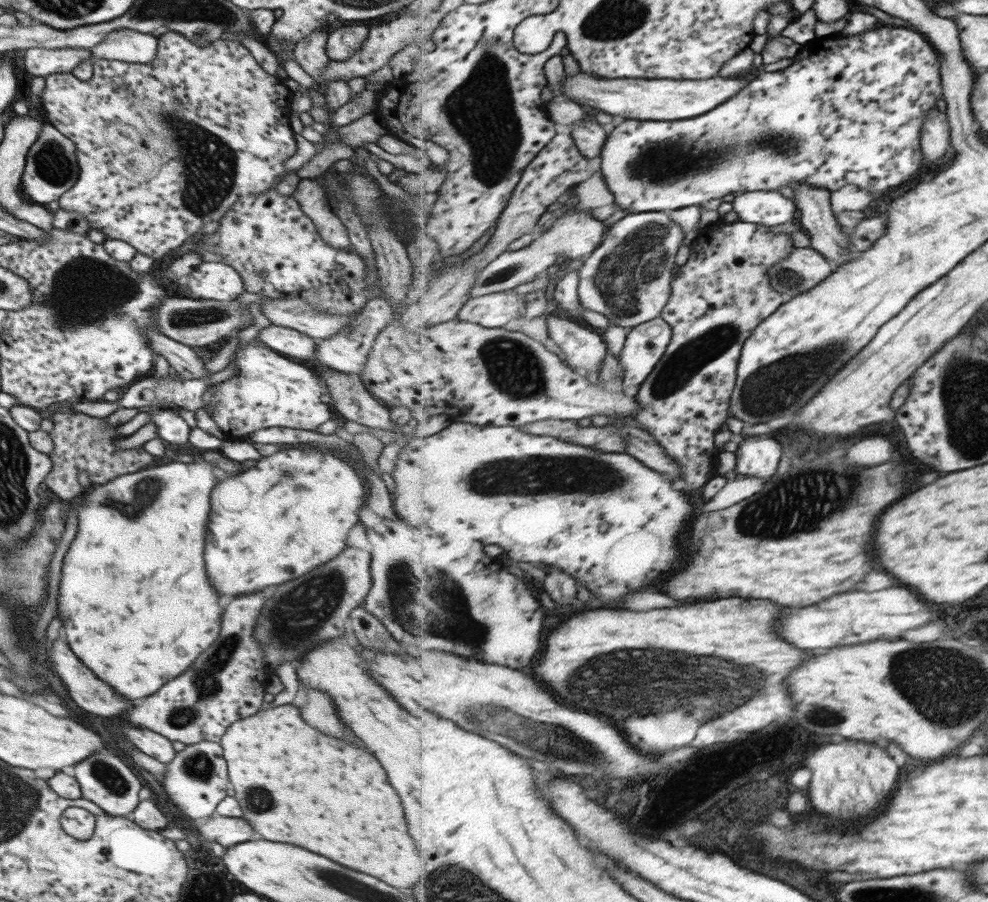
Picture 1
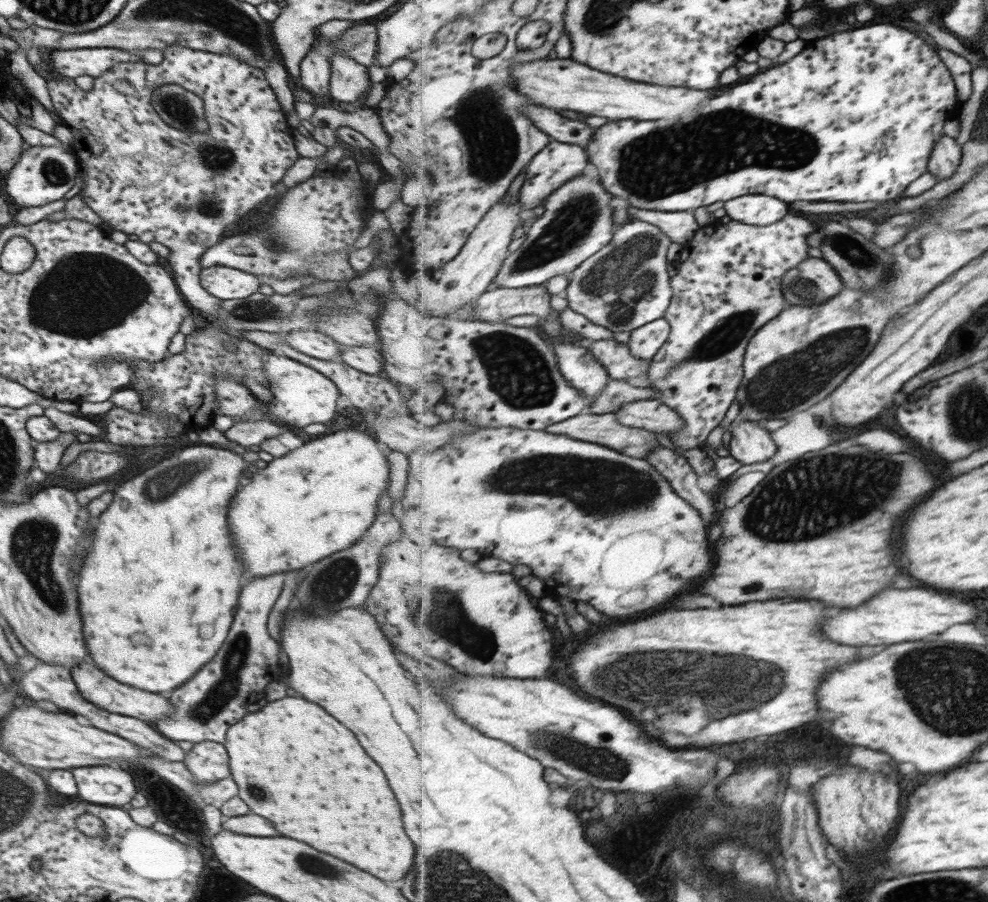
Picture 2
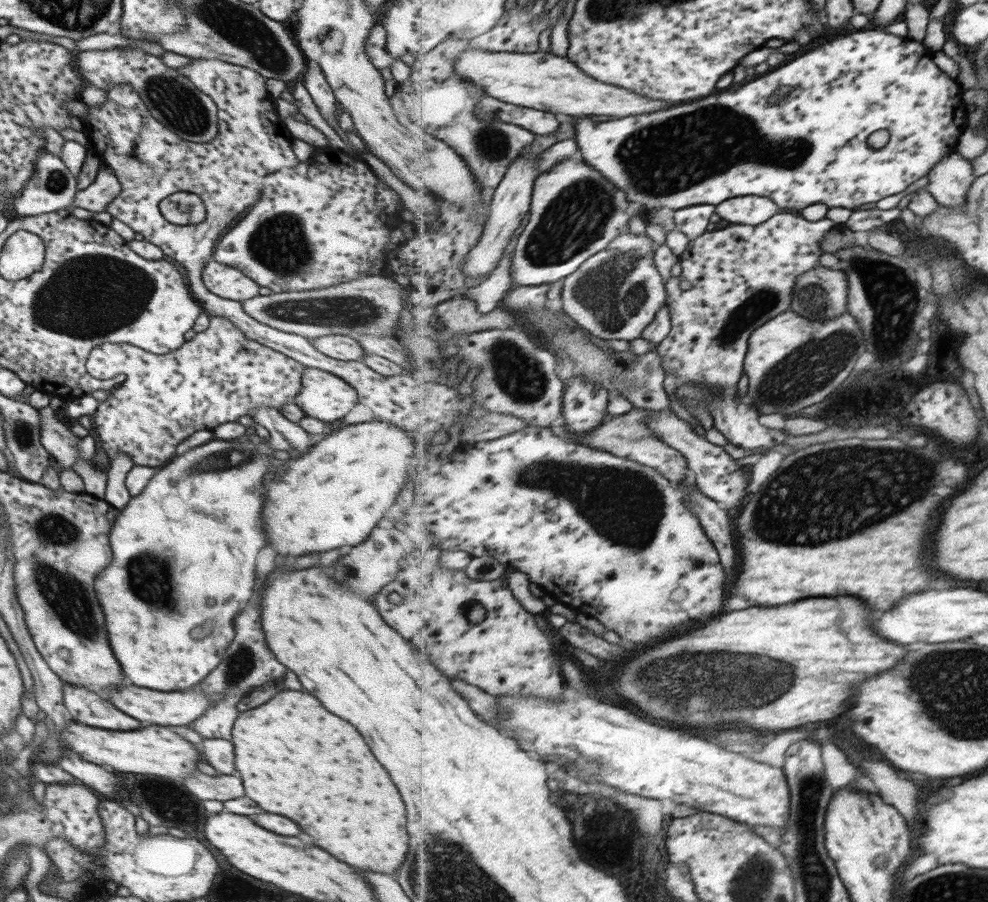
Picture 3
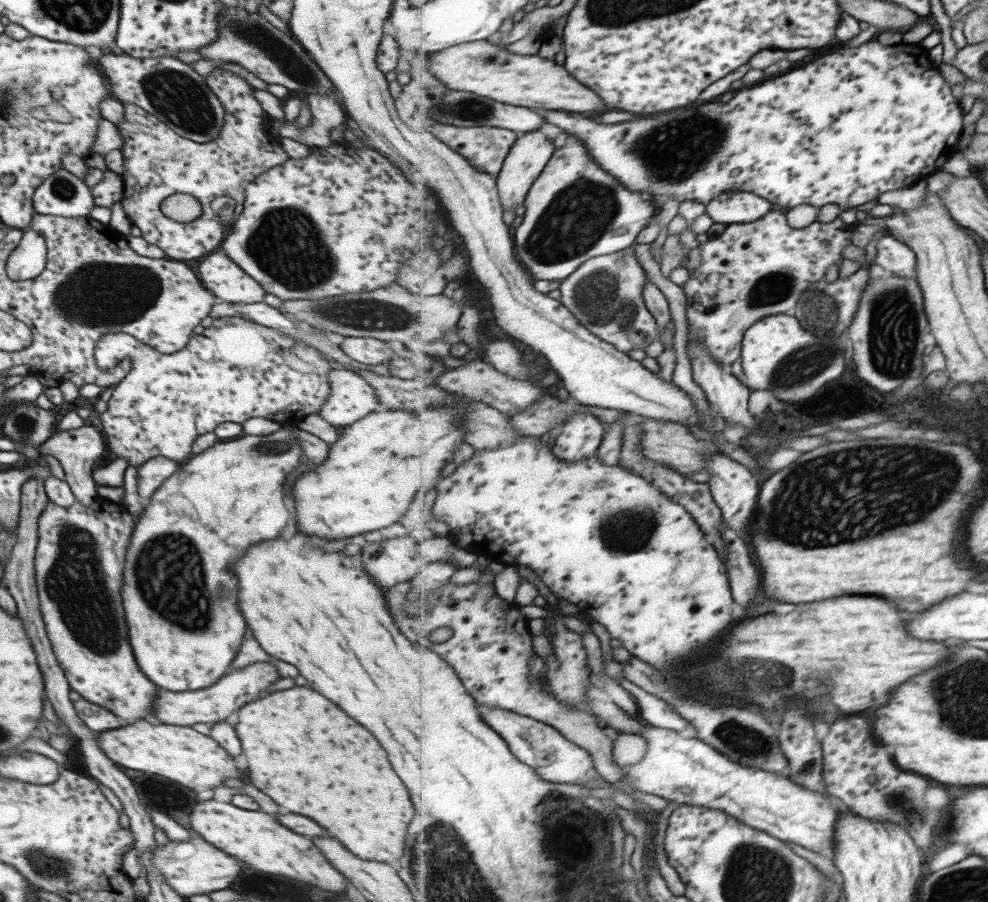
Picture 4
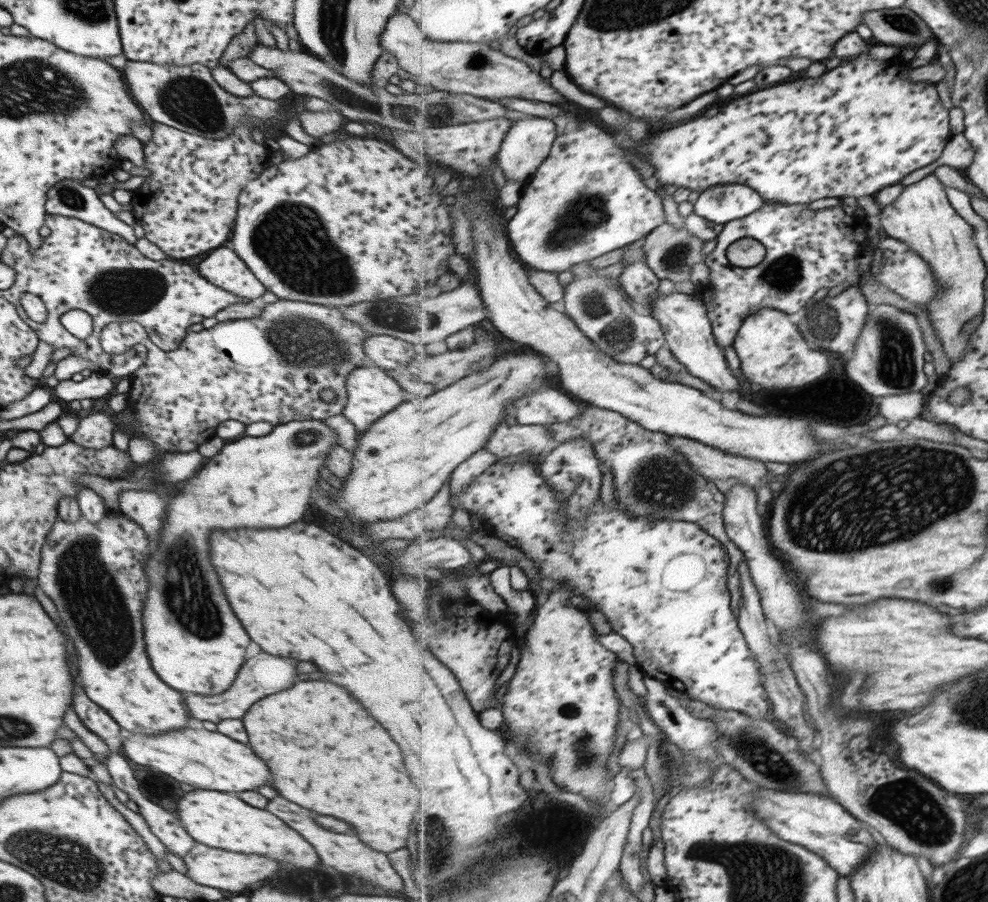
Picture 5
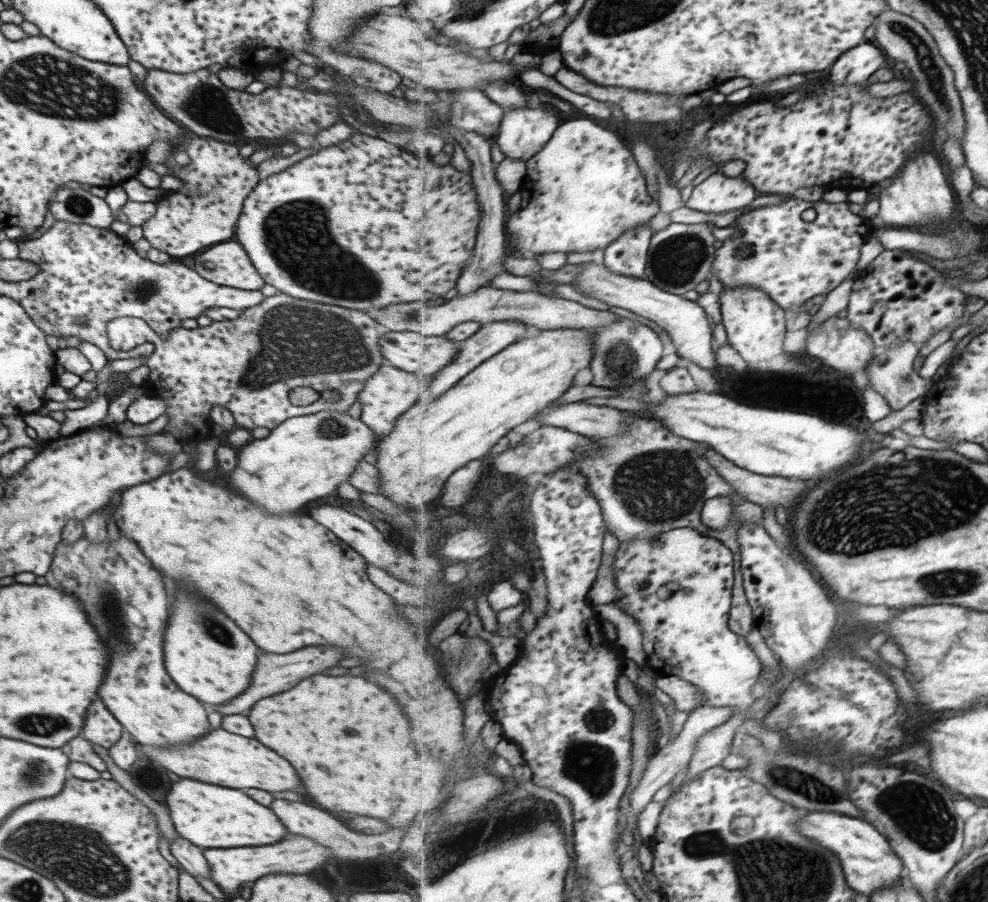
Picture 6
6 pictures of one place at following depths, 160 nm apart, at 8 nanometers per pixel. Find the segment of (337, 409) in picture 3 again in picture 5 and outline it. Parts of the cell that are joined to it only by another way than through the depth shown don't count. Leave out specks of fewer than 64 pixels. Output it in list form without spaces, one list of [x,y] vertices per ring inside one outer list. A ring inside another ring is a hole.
[[[363,366],[352,370],[345,379],[345,386],[347,402],[339,415],[345,416],[359,432],[367,430],[370,424],[399,406],[404,400],[405,390],[379,367]]]

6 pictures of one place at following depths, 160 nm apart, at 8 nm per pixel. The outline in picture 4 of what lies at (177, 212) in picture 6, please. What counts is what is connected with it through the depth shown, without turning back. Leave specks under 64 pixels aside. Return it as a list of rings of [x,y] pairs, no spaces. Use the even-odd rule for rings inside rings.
[[[215,64],[213,73],[203,77],[224,111],[224,119],[217,138],[202,146],[188,143],[186,139],[130,103],[123,105],[125,121],[114,124],[120,132],[123,146],[124,172],[122,180],[121,206],[133,226],[139,228],[140,237],[157,245],[166,258],[200,260],[215,250],[224,239],[226,227],[211,211],[209,202],[217,196],[227,196],[235,201],[235,213],[242,209],[244,190],[263,172],[289,159],[281,148],[279,137],[262,129],[268,122],[257,100],[253,98],[253,87]],[[182,192],[195,197],[201,207],[201,216],[191,222],[175,222],[160,211],[164,198]]]

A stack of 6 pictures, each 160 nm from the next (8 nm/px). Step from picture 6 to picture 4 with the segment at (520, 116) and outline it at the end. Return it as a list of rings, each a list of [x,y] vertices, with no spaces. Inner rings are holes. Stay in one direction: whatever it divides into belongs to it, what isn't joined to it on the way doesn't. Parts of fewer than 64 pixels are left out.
[[[539,129],[520,134],[516,144],[512,146],[512,149],[506,156],[504,167],[497,177],[504,210],[513,210],[516,214],[522,211],[527,193],[539,179],[544,168],[548,166],[548,162],[553,158],[556,149],[553,140],[547,138],[547,134]]]

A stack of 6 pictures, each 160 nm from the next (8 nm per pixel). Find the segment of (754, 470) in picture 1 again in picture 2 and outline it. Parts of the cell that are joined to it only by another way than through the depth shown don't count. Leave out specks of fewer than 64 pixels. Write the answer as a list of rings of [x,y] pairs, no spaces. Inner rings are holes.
[[[743,421],[738,427],[732,427],[730,432],[729,454],[743,465],[773,459],[778,451],[772,432],[754,421]]]

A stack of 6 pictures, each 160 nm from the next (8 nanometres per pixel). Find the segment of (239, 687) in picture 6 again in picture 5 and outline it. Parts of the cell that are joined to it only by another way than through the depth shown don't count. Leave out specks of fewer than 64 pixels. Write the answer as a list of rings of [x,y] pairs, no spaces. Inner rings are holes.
[[[321,419],[292,420],[291,422],[285,424],[278,424],[277,426],[274,426],[266,435],[259,437],[251,437],[245,435],[244,437],[231,442],[231,444],[225,444],[224,442],[224,445],[221,447],[221,451],[219,451],[219,453],[213,457],[206,458],[202,464],[202,467],[195,473],[195,476],[193,476],[193,478],[186,478],[178,484],[175,484],[175,488],[179,488],[181,492],[179,492],[179,494],[172,494],[172,497],[169,499],[169,508],[167,508],[167,516],[165,516],[165,528],[163,528],[163,548],[159,548],[159,544],[157,544],[157,550],[153,550],[153,554],[149,556],[149,560],[147,560],[147,566],[145,566],[145,574],[147,574],[147,578],[149,578],[149,592],[147,592],[145,608],[143,608],[143,614],[141,614],[141,618],[143,618],[143,640],[145,640],[145,650],[147,650],[147,656],[149,656],[151,668],[153,668],[153,670],[155,670],[155,674],[173,690],[179,691],[182,694],[193,693],[203,696],[215,696],[216,694],[225,692],[225,690],[231,686],[231,682],[233,682],[234,678],[237,676],[237,671],[239,668],[241,668],[241,664],[243,664],[245,646],[249,644],[249,638],[247,638],[247,634],[243,632],[243,628],[241,628],[239,620],[233,616],[233,612],[231,612],[229,604],[225,602],[225,596],[221,594],[221,588],[219,588],[219,582],[217,582],[217,574],[211,570],[211,564],[207,564],[207,562],[209,562],[209,558],[207,558],[207,540],[209,540],[209,532],[211,532],[211,528],[223,528],[223,530],[227,530],[227,528],[229,528],[229,530],[231,530],[231,528],[281,528],[281,526],[287,526],[287,524],[291,524],[291,522],[299,520],[299,518],[301,518],[301,514],[303,514],[303,510],[305,510],[305,504],[307,504],[307,500],[309,500],[309,494],[317,490],[317,476],[319,476],[319,468],[323,468],[330,450],[332,450],[332,448],[337,445],[336,436],[337,433],[334,430],[331,430]]]

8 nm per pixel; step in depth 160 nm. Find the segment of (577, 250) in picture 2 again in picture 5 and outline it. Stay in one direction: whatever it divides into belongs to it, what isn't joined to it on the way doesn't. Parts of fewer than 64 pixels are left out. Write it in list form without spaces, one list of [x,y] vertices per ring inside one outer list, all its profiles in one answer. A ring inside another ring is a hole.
[[[583,122],[579,128],[567,130],[565,134],[561,134],[561,136],[557,138],[547,160],[537,169],[534,178],[525,185],[521,200],[517,204],[517,212],[506,226],[506,234],[510,238],[513,248],[523,264],[552,273],[572,272],[573,266],[587,262],[588,260],[593,260],[593,258],[599,258],[599,256],[609,254],[609,252],[613,252],[613,250],[619,250],[619,248],[623,248],[623,246],[629,246],[639,239],[645,239],[650,232],[655,231],[657,227],[665,224],[667,216],[665,216],[665,210],[663,210],[661,197],[662,195],[659,195],[659,193],[654,190],[652,183],[642,179],[639,171],[631,165],[627,154],[625,154],[625,150],[621,150],[621,148],[617,146],[617,142],[615,142],[615,138],[613,138],[611,134],[607,134],[603,128],[599,128],[599,126],[595,126],[595,124]]]

